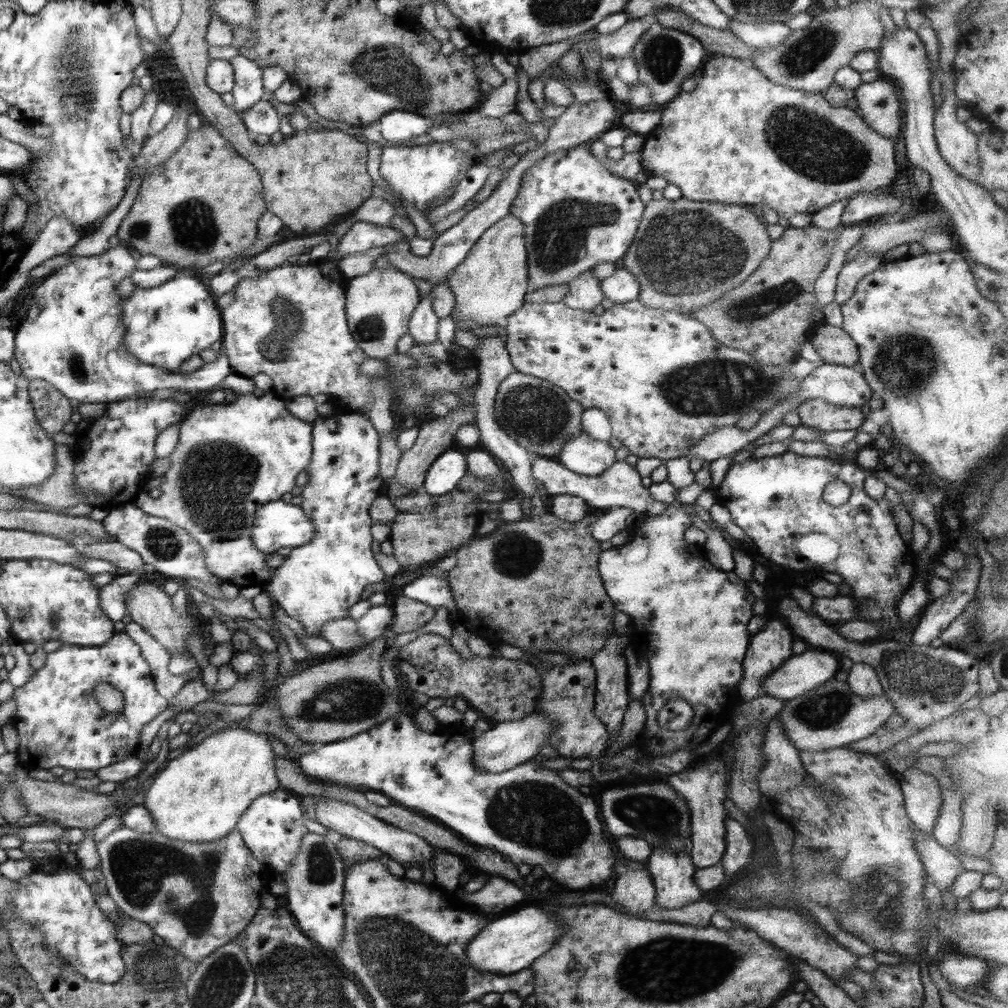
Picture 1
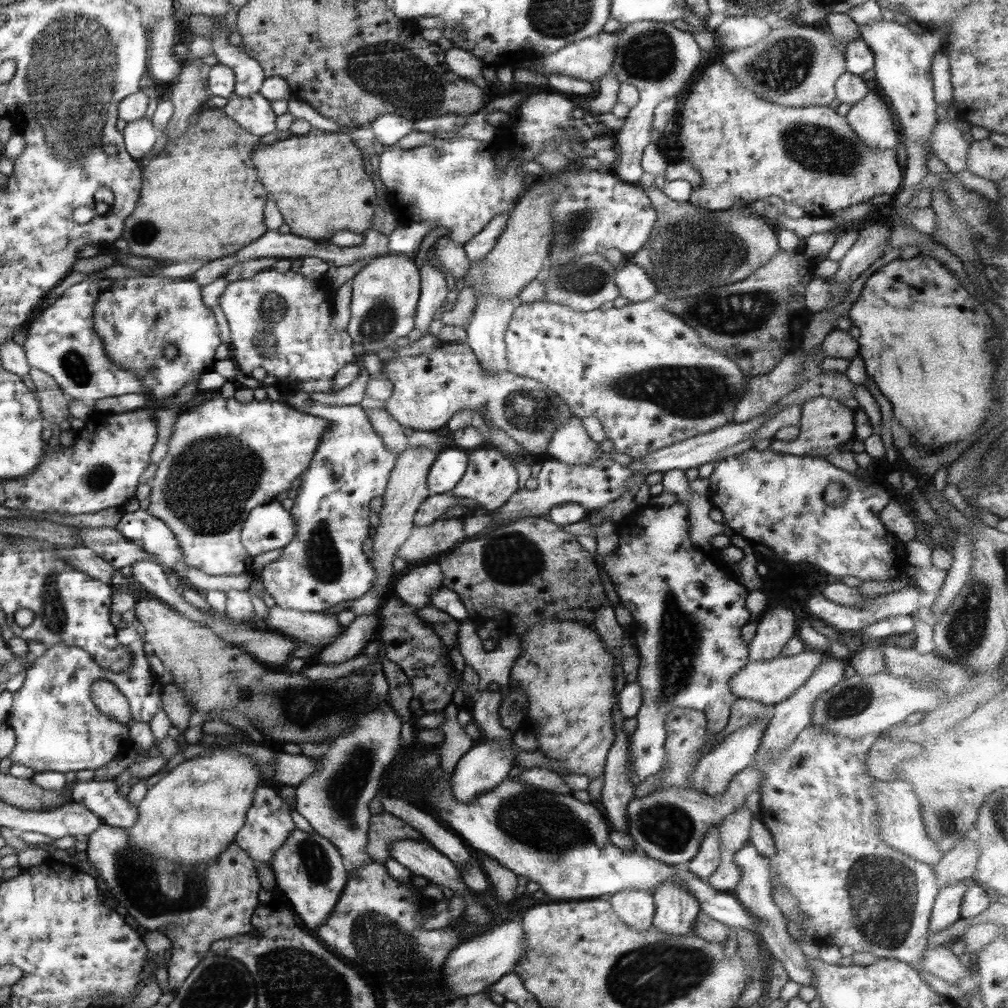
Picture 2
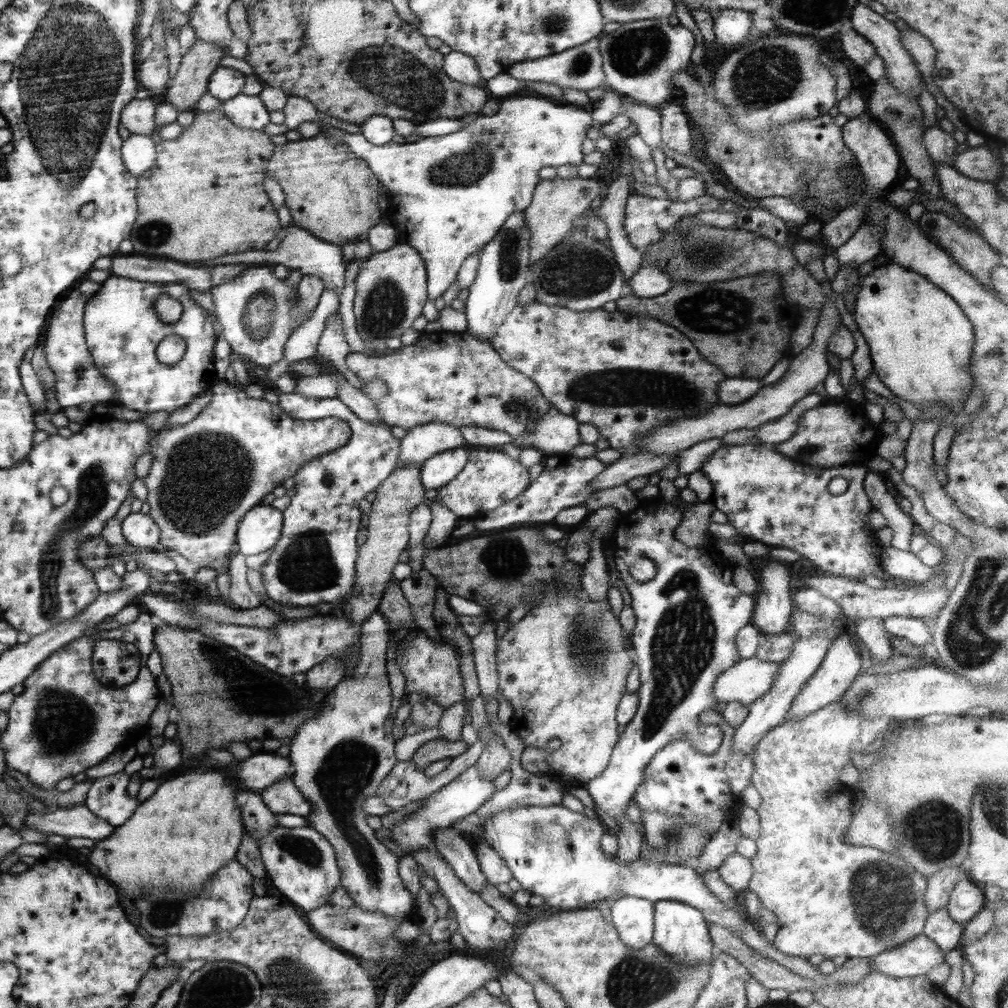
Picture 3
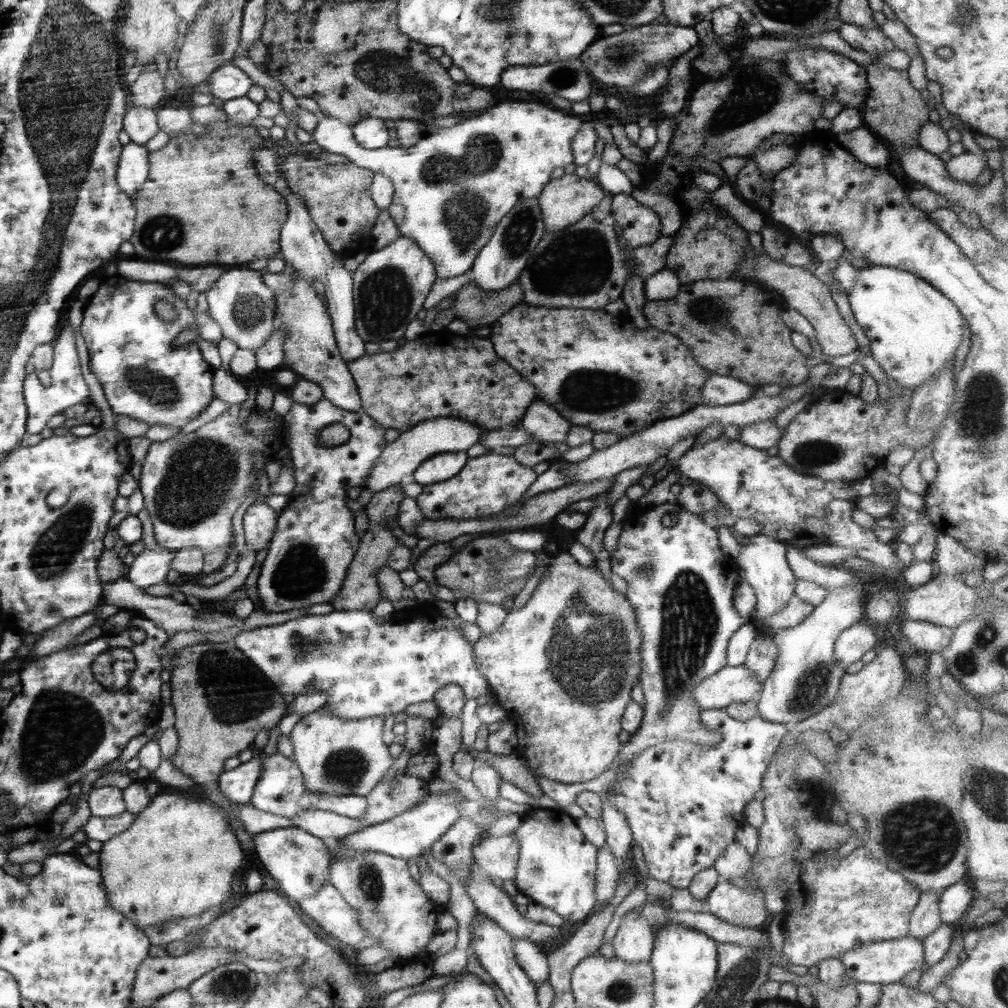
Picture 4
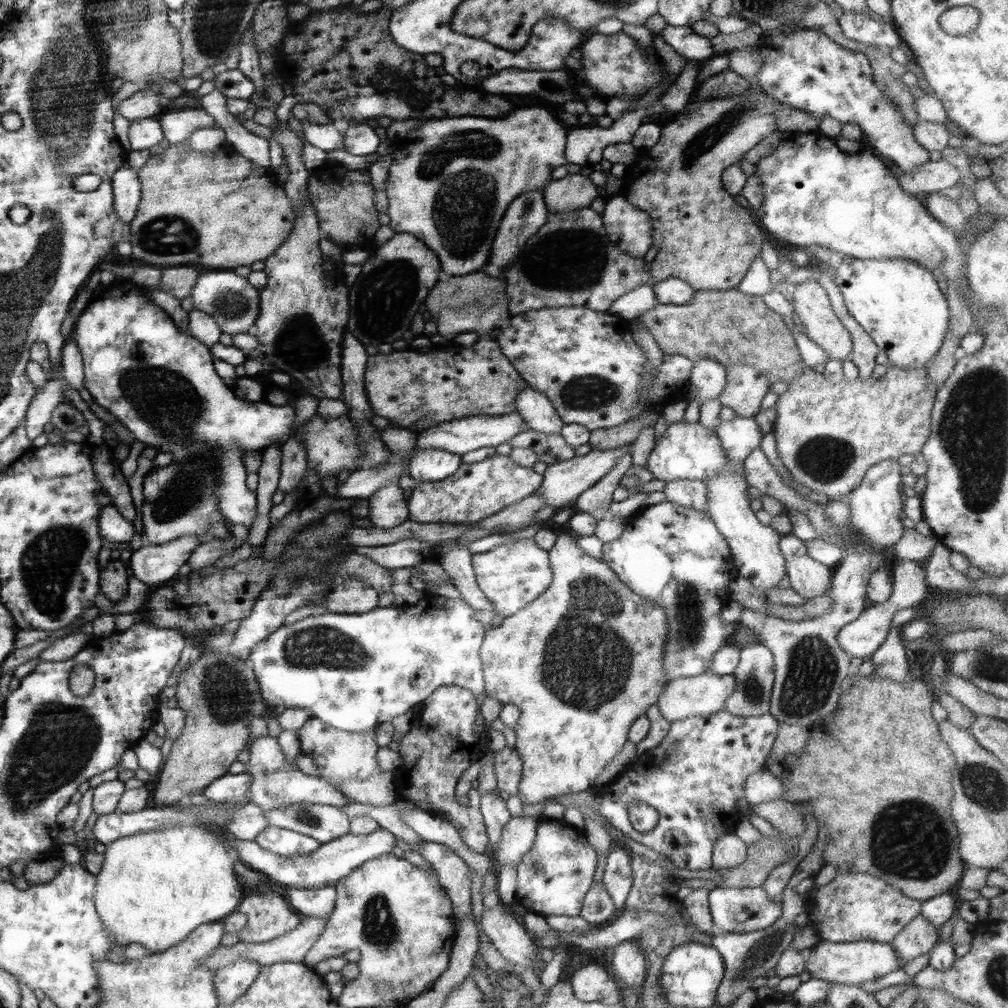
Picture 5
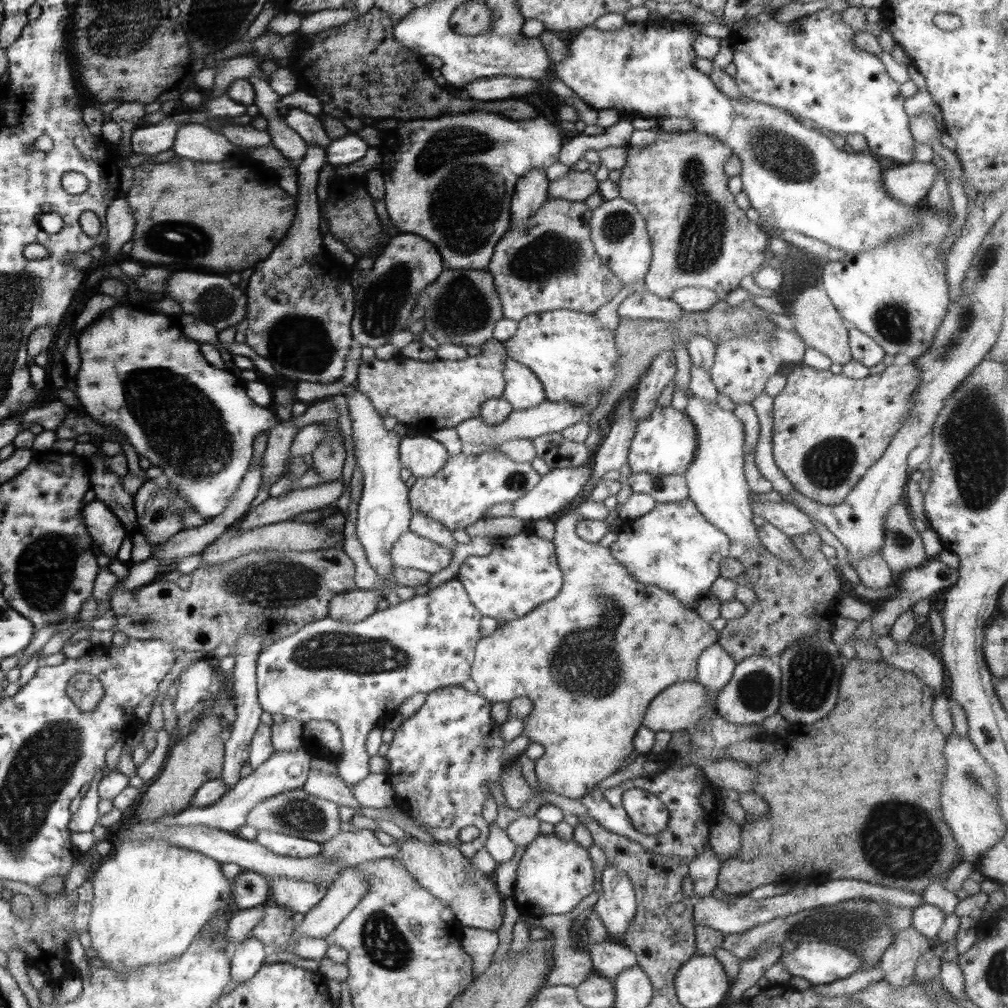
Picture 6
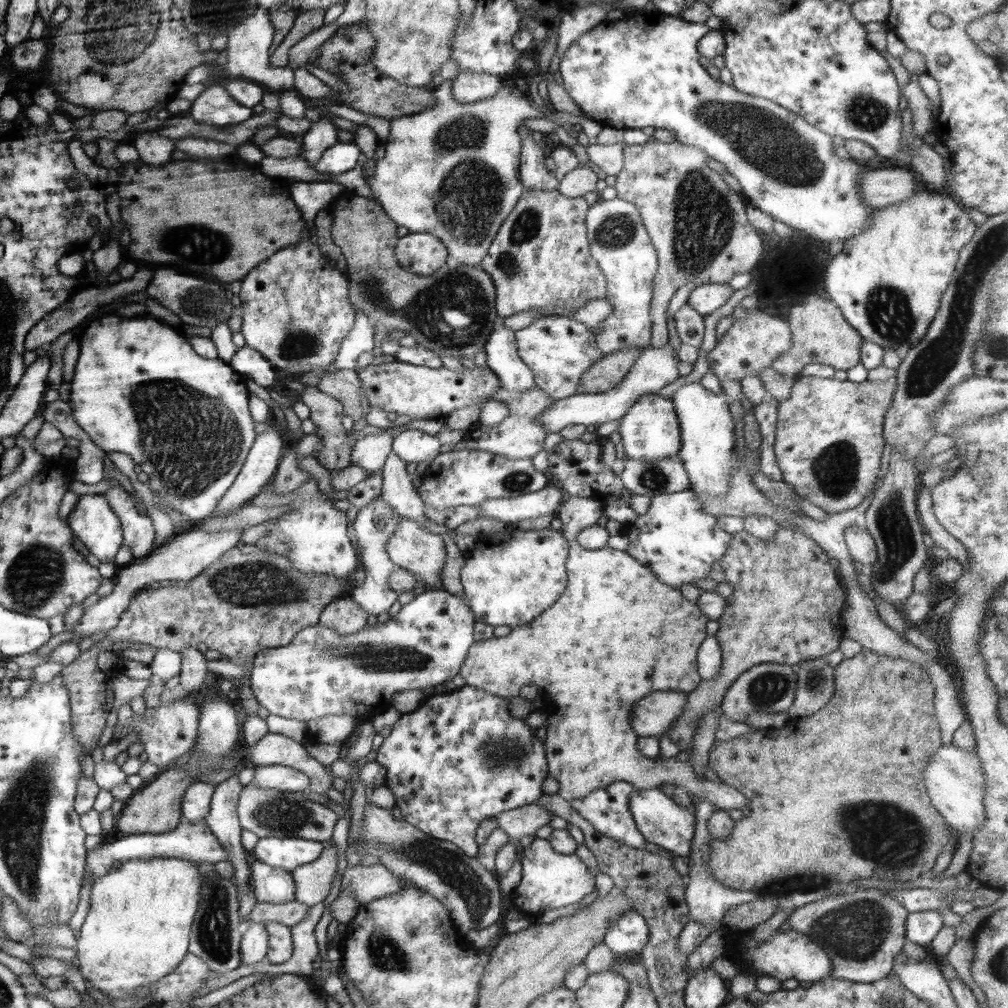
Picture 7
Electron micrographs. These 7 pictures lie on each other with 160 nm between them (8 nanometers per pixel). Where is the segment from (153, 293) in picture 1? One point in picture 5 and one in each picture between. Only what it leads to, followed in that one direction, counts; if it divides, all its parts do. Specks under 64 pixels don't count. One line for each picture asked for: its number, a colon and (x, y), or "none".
2: (137, 318)
3: (123, 330)
4: (144, 376)
5: (160, 383)

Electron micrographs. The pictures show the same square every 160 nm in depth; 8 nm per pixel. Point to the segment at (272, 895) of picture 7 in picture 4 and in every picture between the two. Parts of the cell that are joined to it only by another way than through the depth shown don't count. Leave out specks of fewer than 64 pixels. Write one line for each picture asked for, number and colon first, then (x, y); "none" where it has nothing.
4: (327, 907)
5: (319, 902)
6: (300, 897)

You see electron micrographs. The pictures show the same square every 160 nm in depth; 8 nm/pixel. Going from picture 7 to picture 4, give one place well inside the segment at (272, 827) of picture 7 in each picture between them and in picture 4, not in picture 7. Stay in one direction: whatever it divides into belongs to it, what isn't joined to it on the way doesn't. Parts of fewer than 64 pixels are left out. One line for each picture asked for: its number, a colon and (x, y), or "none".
4: (329, 826)
5: (324, 823)
6: (294, 813)

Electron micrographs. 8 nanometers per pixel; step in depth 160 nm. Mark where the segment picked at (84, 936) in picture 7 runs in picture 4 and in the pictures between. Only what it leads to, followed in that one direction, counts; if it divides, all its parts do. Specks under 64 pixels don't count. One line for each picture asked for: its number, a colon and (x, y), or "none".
4: (179, 858)
5: (155, 888)
6: (150, 898)

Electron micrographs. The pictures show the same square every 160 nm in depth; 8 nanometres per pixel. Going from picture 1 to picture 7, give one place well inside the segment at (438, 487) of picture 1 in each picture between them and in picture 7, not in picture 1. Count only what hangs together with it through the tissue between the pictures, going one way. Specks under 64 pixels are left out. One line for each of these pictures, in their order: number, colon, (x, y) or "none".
2: (450, 465)
3: (440, 469)
4: (440, 467)
5: (430, 464)
6: (423, 455)
7: (412, 445)

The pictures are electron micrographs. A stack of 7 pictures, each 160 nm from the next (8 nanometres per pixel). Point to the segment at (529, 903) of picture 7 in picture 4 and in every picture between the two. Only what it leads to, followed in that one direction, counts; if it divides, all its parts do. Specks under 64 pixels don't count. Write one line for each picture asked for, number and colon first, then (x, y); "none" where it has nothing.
4: (557, 865)
5: (552, 879)
6: (554, 875)

